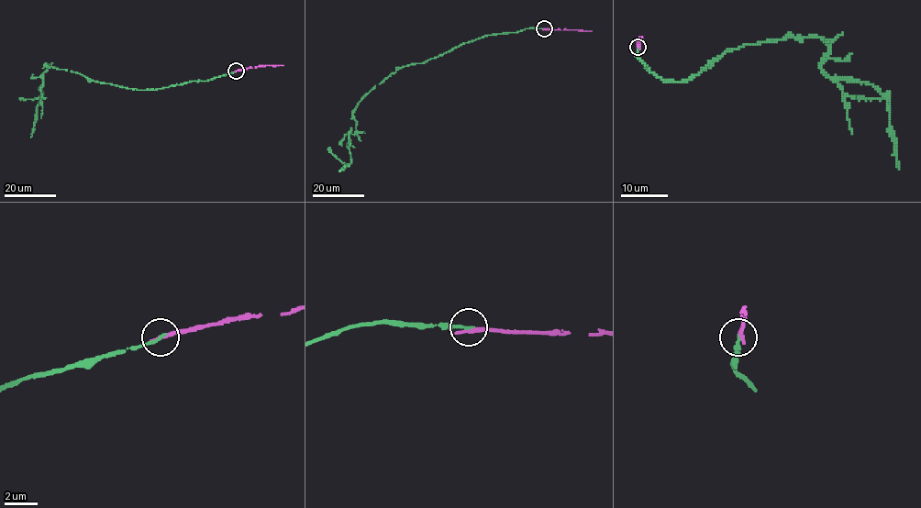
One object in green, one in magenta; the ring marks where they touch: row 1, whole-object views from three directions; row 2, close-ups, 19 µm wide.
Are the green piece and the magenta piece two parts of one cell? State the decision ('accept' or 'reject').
reject

